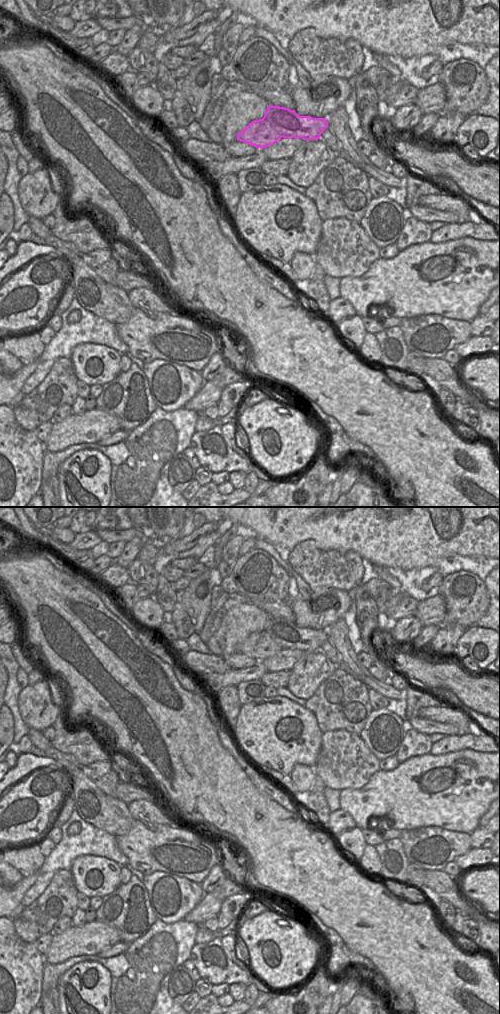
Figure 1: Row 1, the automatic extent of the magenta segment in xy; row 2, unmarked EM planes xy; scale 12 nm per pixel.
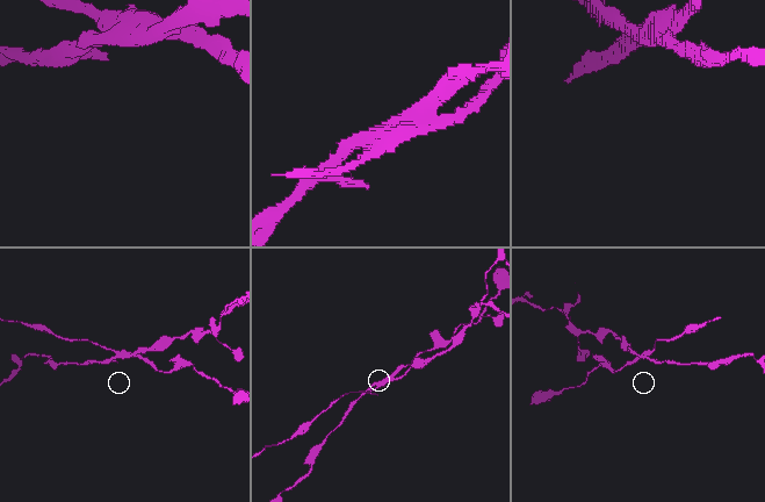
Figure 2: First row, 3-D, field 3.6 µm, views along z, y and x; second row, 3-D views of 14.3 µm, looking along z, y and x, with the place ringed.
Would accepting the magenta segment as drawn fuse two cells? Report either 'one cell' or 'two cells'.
two cells

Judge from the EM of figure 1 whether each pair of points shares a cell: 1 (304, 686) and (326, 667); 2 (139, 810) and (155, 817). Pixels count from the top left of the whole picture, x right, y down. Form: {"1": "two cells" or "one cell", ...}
{"1": "one cell", "2": "one cell"}

